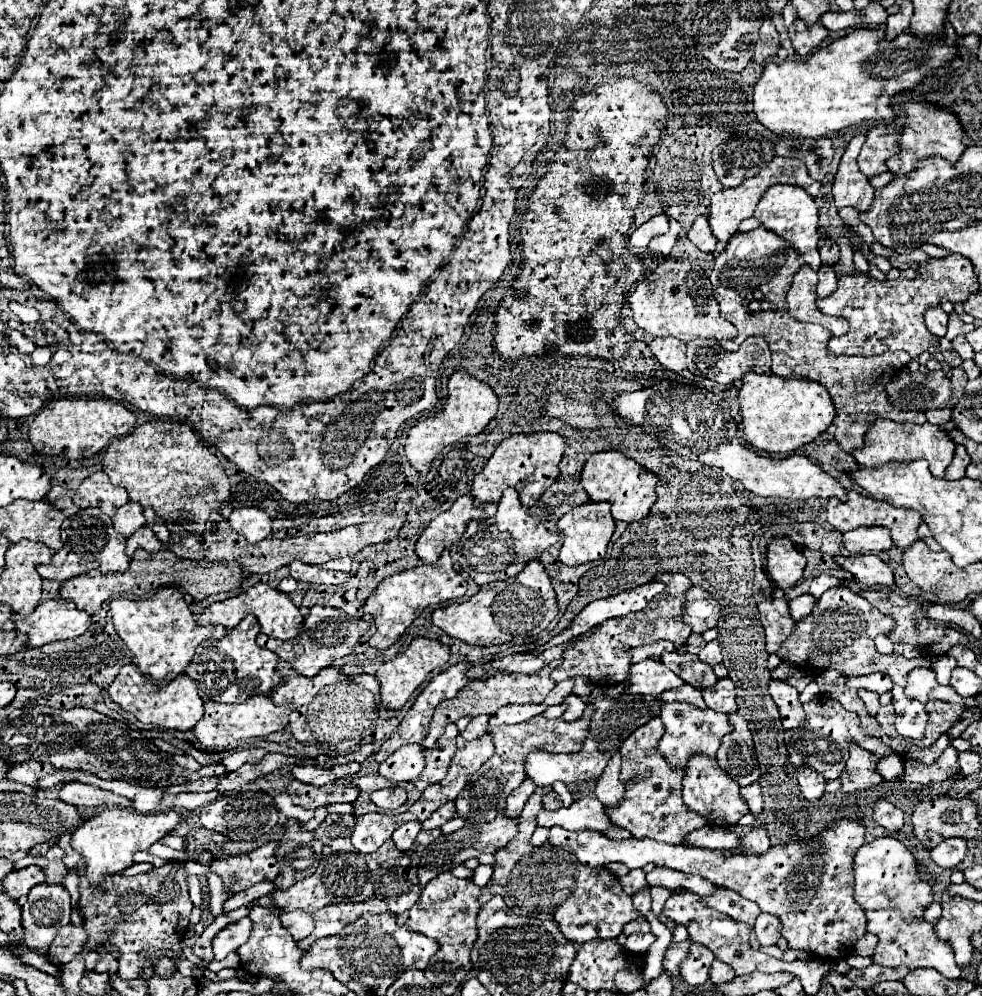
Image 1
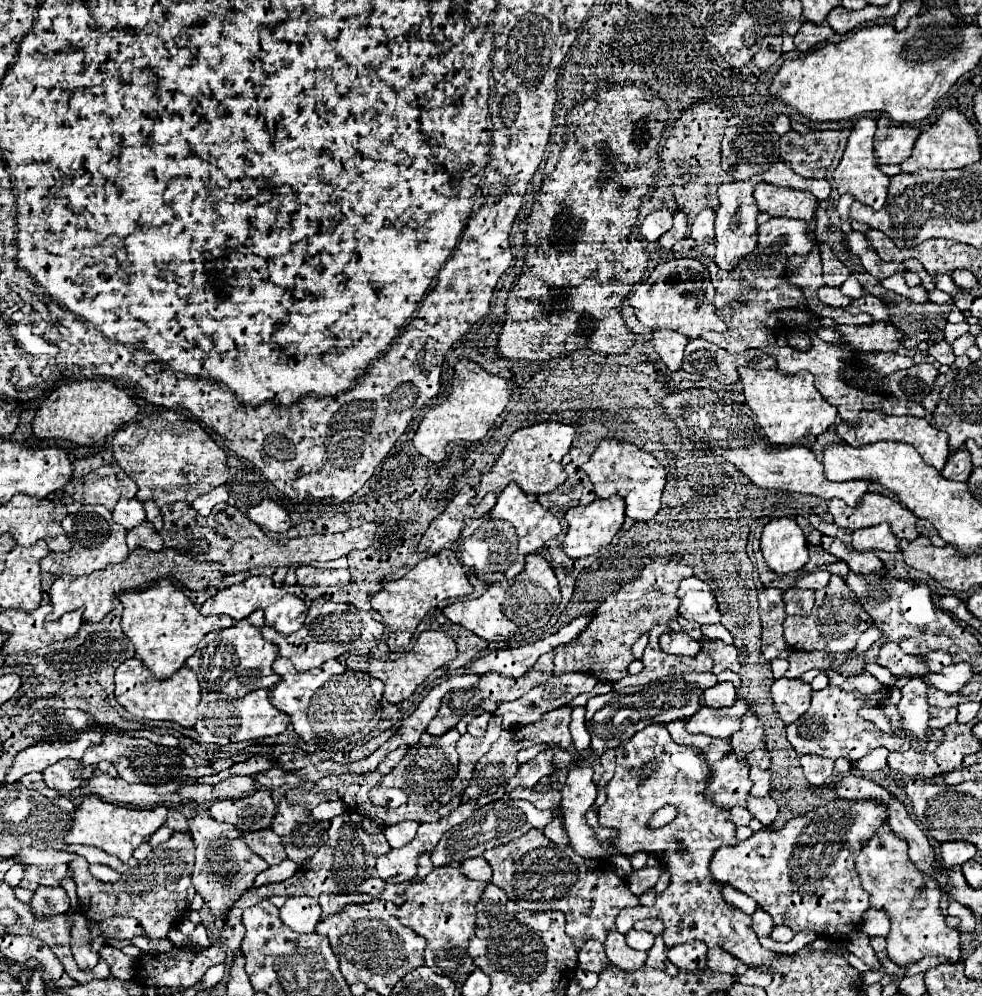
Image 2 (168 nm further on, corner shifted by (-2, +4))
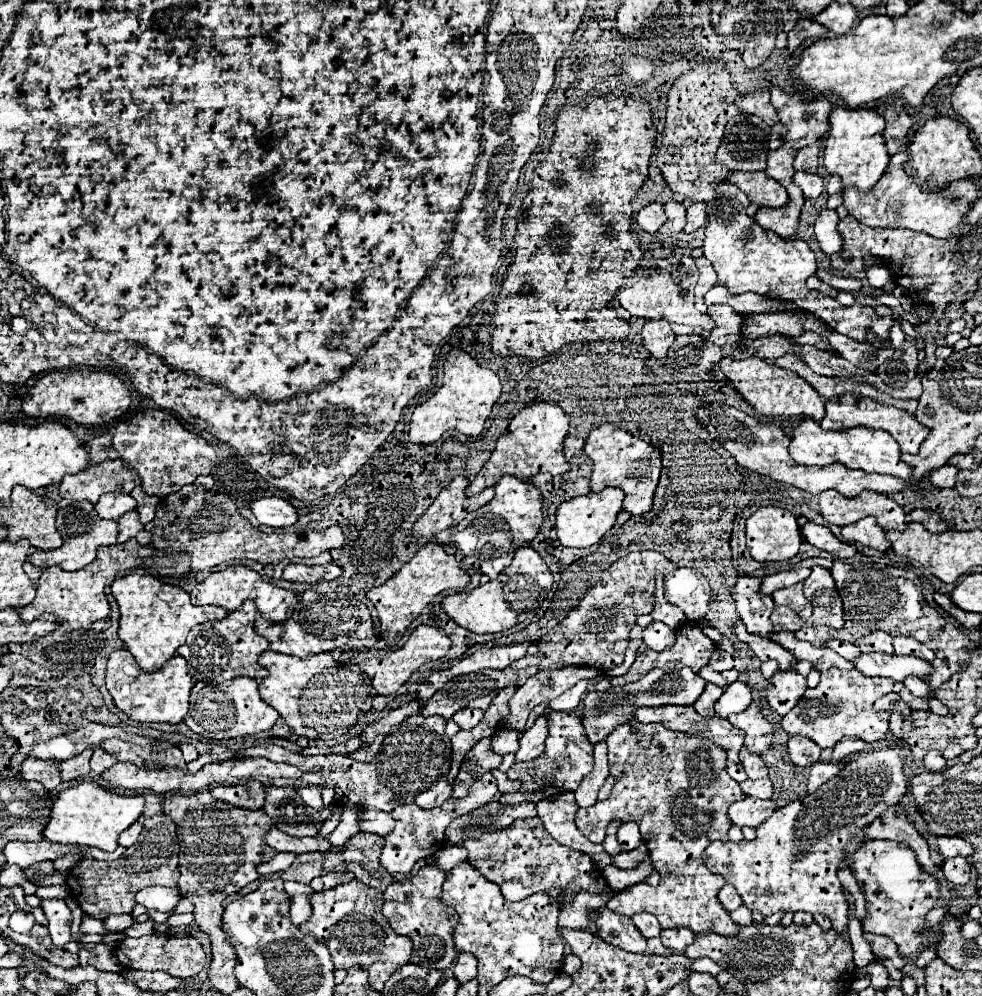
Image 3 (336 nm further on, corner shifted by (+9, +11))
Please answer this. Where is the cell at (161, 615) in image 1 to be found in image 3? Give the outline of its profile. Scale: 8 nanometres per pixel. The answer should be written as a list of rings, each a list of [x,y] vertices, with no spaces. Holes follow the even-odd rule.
[[[141,568],[117,578],[111,584],[111,594],[121,610],[119,638],[145,672],[155,672],[173,658],[193,626],[207,620],[223,620],[229,614],[229,610],[221,606],[193,606],[189,594],[181,586],[163,584]]]

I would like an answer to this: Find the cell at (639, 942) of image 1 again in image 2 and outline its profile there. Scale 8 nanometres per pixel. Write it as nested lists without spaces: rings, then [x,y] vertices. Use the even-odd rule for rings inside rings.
[[[628,931],[626,933],[626,943],[632,947],[632,949],[640,949],[640,951],[648,951],[654,943],[654,935],[650,935],[648,931]]]

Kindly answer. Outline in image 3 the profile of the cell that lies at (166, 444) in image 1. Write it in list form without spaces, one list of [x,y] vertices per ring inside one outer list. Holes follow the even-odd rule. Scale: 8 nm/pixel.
[[[143,410],[143,412],[137,412],[135,416],[131,416],[129,420],[121,422],[115,430],[115,436],[113,436],[113,446],[115,450],[119,452],[119,458],[127,464],[131,464],[141,480],[143,480],[143,490],[151,496],[159,496],[159,498],[165,498],[173,492],[179,492],[185,484],[193,484],[199,476],[207,476],[211,474],[211,466],[215,466],[215,450],[213,446],[209,446],[199,434],[195,432],[189,432],[187,428],[183,428],[183,424],[167,410]]]

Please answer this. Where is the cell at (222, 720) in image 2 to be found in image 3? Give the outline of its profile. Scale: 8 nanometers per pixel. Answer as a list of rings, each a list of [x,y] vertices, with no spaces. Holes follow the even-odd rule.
[[[237,676],[223,684],[207,684],[197,682],[191,688],[191,702],[189,712],[185,716],[185,724],[191,732],[199,734],[201,738],[237,738],[237,736],[249,736],[259,734],[263,730],[269,730],[279,718],[279,712],[273,710],[265,700],[261,700],[257,682],[253,678]]]

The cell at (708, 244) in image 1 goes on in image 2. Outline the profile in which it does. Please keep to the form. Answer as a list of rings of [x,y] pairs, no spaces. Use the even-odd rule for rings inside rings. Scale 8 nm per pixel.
[[[704,209],[696,217],[696,221],[692,223],[690,237],[694,241],[704,241],[704,243],[710,243],[714,239],[714,211],[712,209]]]

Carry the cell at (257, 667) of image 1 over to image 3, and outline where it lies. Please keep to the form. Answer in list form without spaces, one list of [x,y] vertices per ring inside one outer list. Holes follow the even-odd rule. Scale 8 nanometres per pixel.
[[[247,600],[247,602],[243,602],[243,606],[239,610],[231,612],[227,618],[217,620],[217,622],[203,622],[203,624],[191,628],[187,642],[177,650],[177,654],[187,660],[191,678],[195,682],[203,680],[203,682],[219,684],[219,682],[227,682],[235,676],[249,676],[249,678],[255,678],[257,682],[261,682],[267,676],[267,670],[259,666],[257,658],[261,652],[269,650],[269,640],[255,632],[255,628],[253,628],[255,618],[257,618],[255,602]]]

